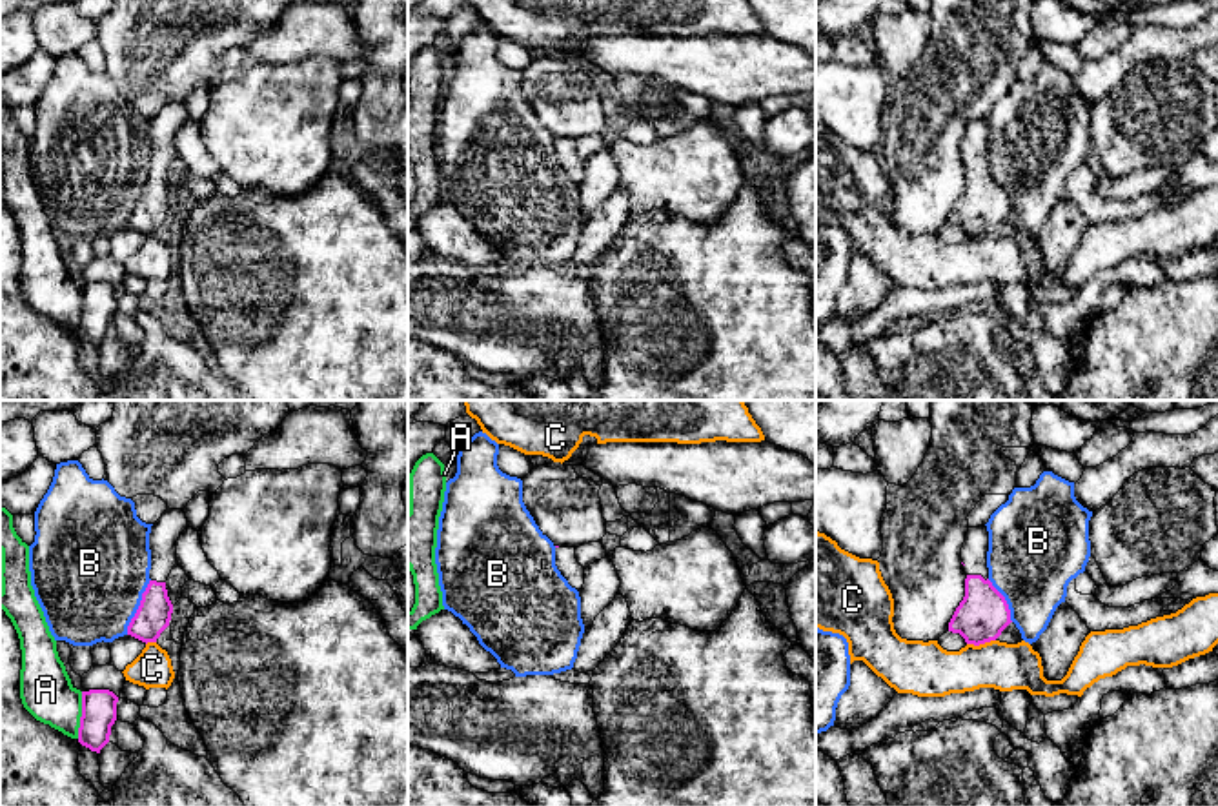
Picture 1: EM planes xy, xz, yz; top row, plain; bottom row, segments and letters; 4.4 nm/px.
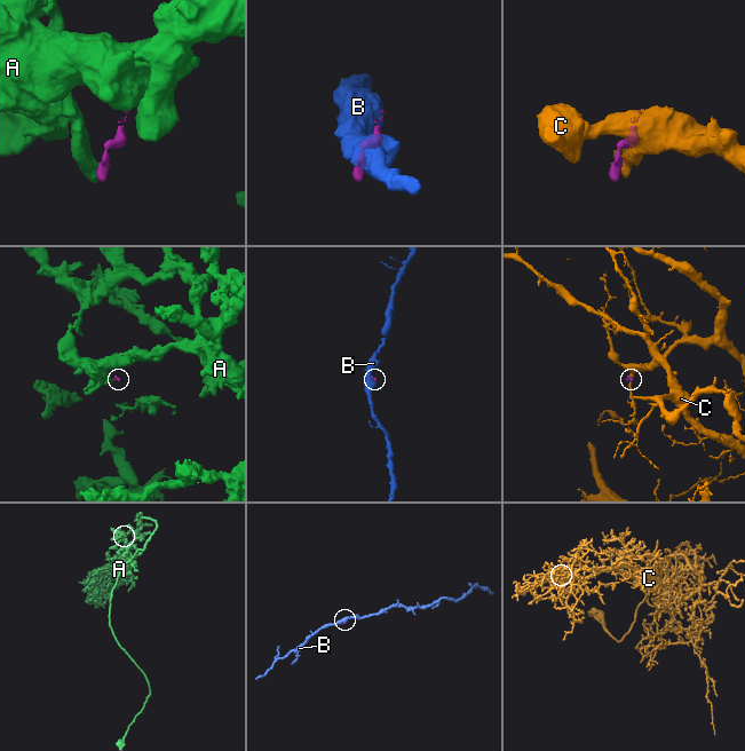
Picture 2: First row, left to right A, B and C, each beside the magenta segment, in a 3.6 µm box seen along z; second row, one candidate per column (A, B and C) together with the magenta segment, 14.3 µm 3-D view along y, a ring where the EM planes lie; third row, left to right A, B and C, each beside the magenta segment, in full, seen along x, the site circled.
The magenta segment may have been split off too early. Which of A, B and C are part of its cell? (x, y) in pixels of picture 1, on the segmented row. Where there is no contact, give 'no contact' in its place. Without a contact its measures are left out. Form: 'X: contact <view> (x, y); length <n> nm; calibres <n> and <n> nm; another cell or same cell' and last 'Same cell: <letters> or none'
A: contact xy (82, 715); length 200 nm; calibres 160 and 240 nm; another cell
B: contact xy (139, 606); length 260 nm; calibres 150 and 480 nm; another cell
C: contact yz (980, 643); length 130 nm; calibres 220 and 220 nm; another cell
Same cell: none

